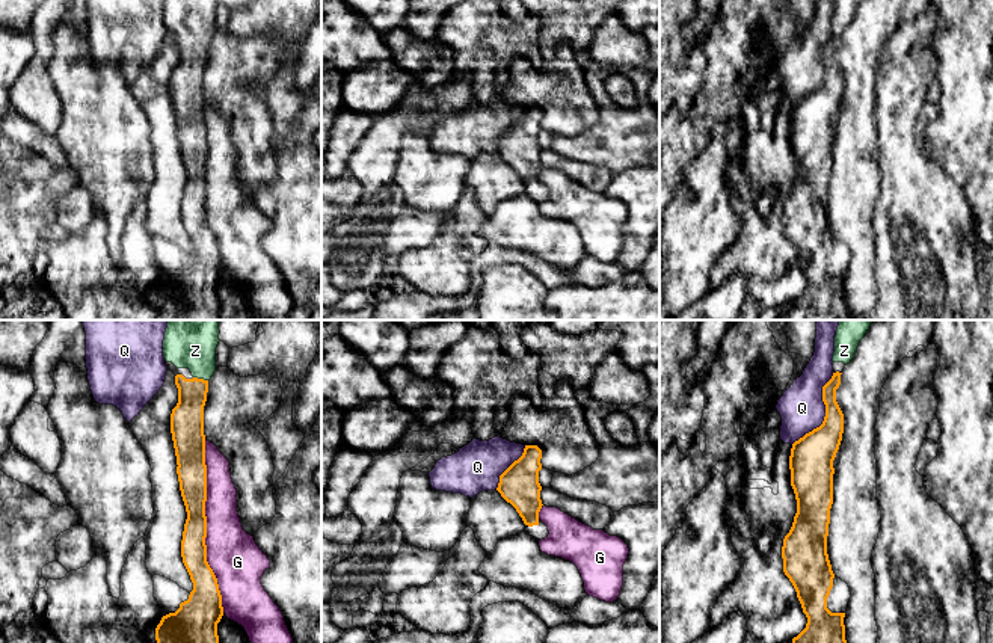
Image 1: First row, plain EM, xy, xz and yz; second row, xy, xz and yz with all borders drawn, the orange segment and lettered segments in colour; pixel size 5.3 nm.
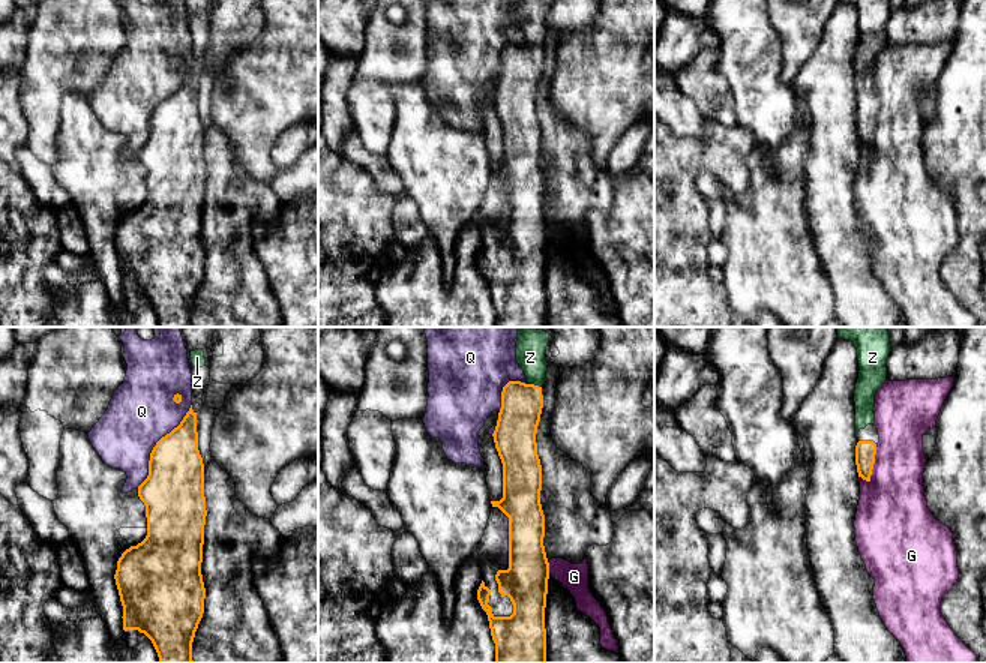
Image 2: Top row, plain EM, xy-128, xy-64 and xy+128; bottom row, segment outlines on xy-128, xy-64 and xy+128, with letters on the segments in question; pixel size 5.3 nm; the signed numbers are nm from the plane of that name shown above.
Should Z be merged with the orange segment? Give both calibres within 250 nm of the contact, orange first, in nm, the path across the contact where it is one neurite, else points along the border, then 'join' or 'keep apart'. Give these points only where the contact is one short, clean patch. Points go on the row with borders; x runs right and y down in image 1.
180/280 nm | across xy (187, 417), (192, 393), (201, 379), (192, 335) | join

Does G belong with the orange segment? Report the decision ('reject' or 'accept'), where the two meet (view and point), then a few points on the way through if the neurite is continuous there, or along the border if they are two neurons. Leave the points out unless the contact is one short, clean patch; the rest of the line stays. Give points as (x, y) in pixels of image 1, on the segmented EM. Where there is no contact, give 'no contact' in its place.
reject; contact xy (205, 526)

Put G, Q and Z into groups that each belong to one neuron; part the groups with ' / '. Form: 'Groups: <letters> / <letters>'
Groups: G / Q / Z

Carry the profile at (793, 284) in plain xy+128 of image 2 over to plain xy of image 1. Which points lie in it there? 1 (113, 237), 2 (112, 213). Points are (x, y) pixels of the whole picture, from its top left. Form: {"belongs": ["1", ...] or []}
{"belongs": []}

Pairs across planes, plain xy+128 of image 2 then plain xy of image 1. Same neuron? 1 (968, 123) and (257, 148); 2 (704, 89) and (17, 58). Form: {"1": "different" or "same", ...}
{"1": "different", "2": "different"}

